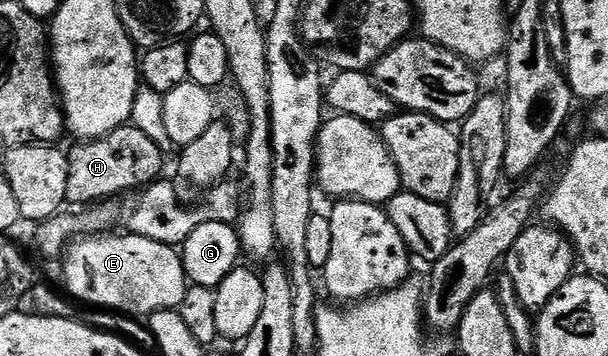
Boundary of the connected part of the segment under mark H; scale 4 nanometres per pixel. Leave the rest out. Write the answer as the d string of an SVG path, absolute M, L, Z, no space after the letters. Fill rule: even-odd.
M131 124L120 126L114 132L101 138L80 140L75 144L77 146L73 150L67 151L68 175L66 176L66 196L71 205L76 205L73 207L84 208L89 204L112 200L117 197L115 194L124 194L127 190L133 189L132 191L139 192L163 175L160 173L164 170L165 151L160 150L158 144L154 144L154 140L150 140L150 136L146 136L146 132L142 132Z

